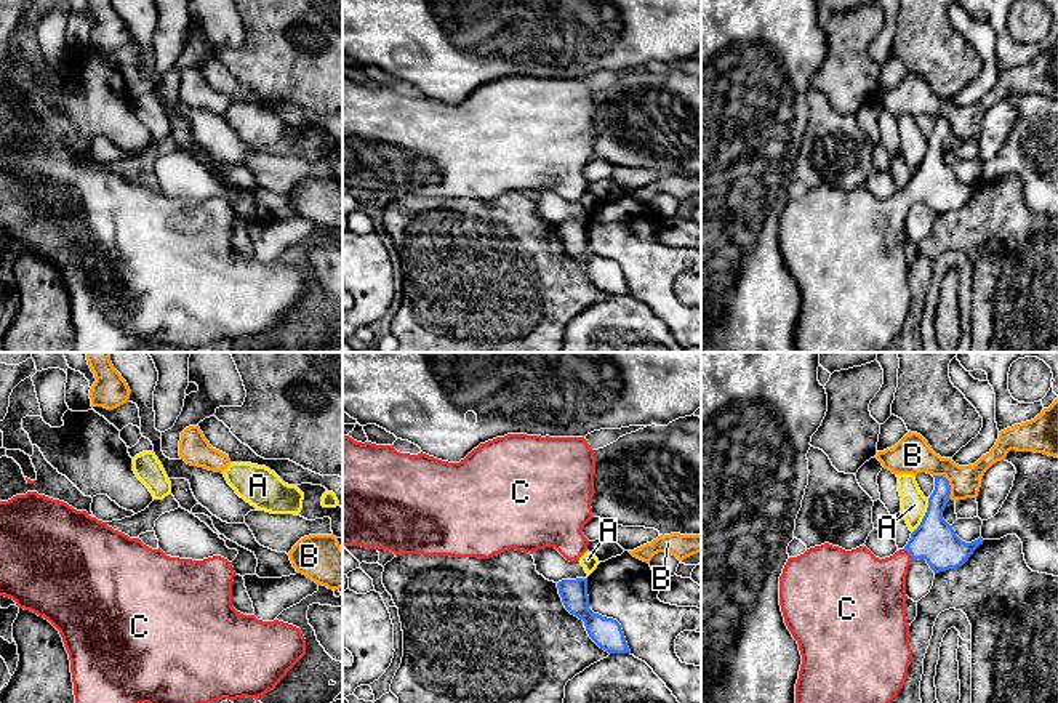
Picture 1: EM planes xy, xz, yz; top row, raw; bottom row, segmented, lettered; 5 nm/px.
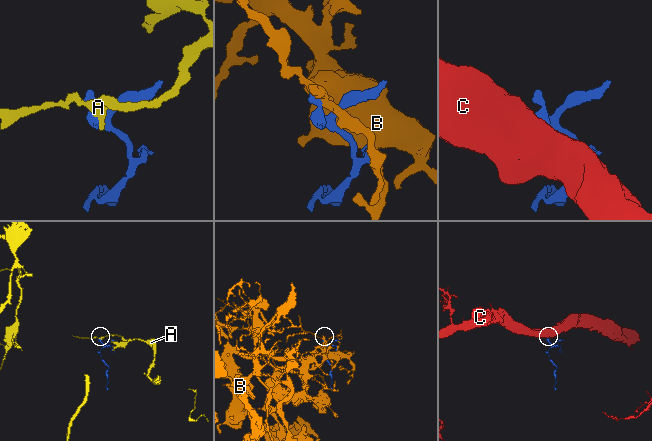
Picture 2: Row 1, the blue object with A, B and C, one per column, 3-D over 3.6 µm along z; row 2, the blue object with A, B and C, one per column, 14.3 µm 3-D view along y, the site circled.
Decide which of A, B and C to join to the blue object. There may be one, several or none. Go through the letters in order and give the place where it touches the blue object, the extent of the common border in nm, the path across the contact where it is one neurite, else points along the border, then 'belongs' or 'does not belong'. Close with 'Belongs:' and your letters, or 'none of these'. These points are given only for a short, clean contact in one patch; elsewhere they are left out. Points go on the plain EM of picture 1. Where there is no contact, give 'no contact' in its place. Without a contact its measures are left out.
A: meets blue in yz at (924, 157); contact 190 nm long; border along yz (929, 140), (925, 156), (913, 173); does not belong
B: meets blue in yz at (948, 124); contact 160 nm long; does not belong
C: meets blue in yz at (909, 194); contact 80 nm long; runs through yz (933, 181), (909, 194), (874, 229); belongs
Belongs: C

